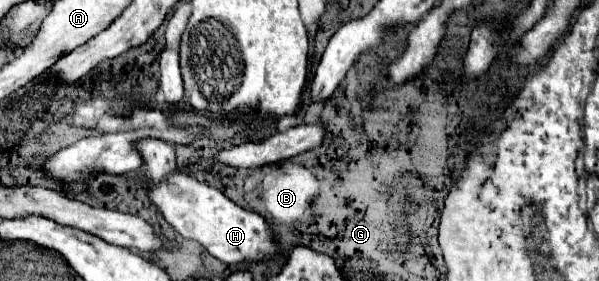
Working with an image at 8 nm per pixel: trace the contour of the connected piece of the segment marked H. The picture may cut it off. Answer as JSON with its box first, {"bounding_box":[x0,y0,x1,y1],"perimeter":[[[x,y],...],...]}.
{"bounding_box":[136,137,278,265],"perimeter":[[[156,137],[140,139],[136,145],[144,159],[144,177],[148,181],[148,197],[164,215],[164,219],[186,239],[198,241],[206,251],[226,265],[246,261],[246,259],[266,259],[278,253],[272,233],[262,215],[246,211],[230,201],[218,189],[200,183],[198,179],[184,175],[176,163],[176,151],[172,143],[160,141]]]}

